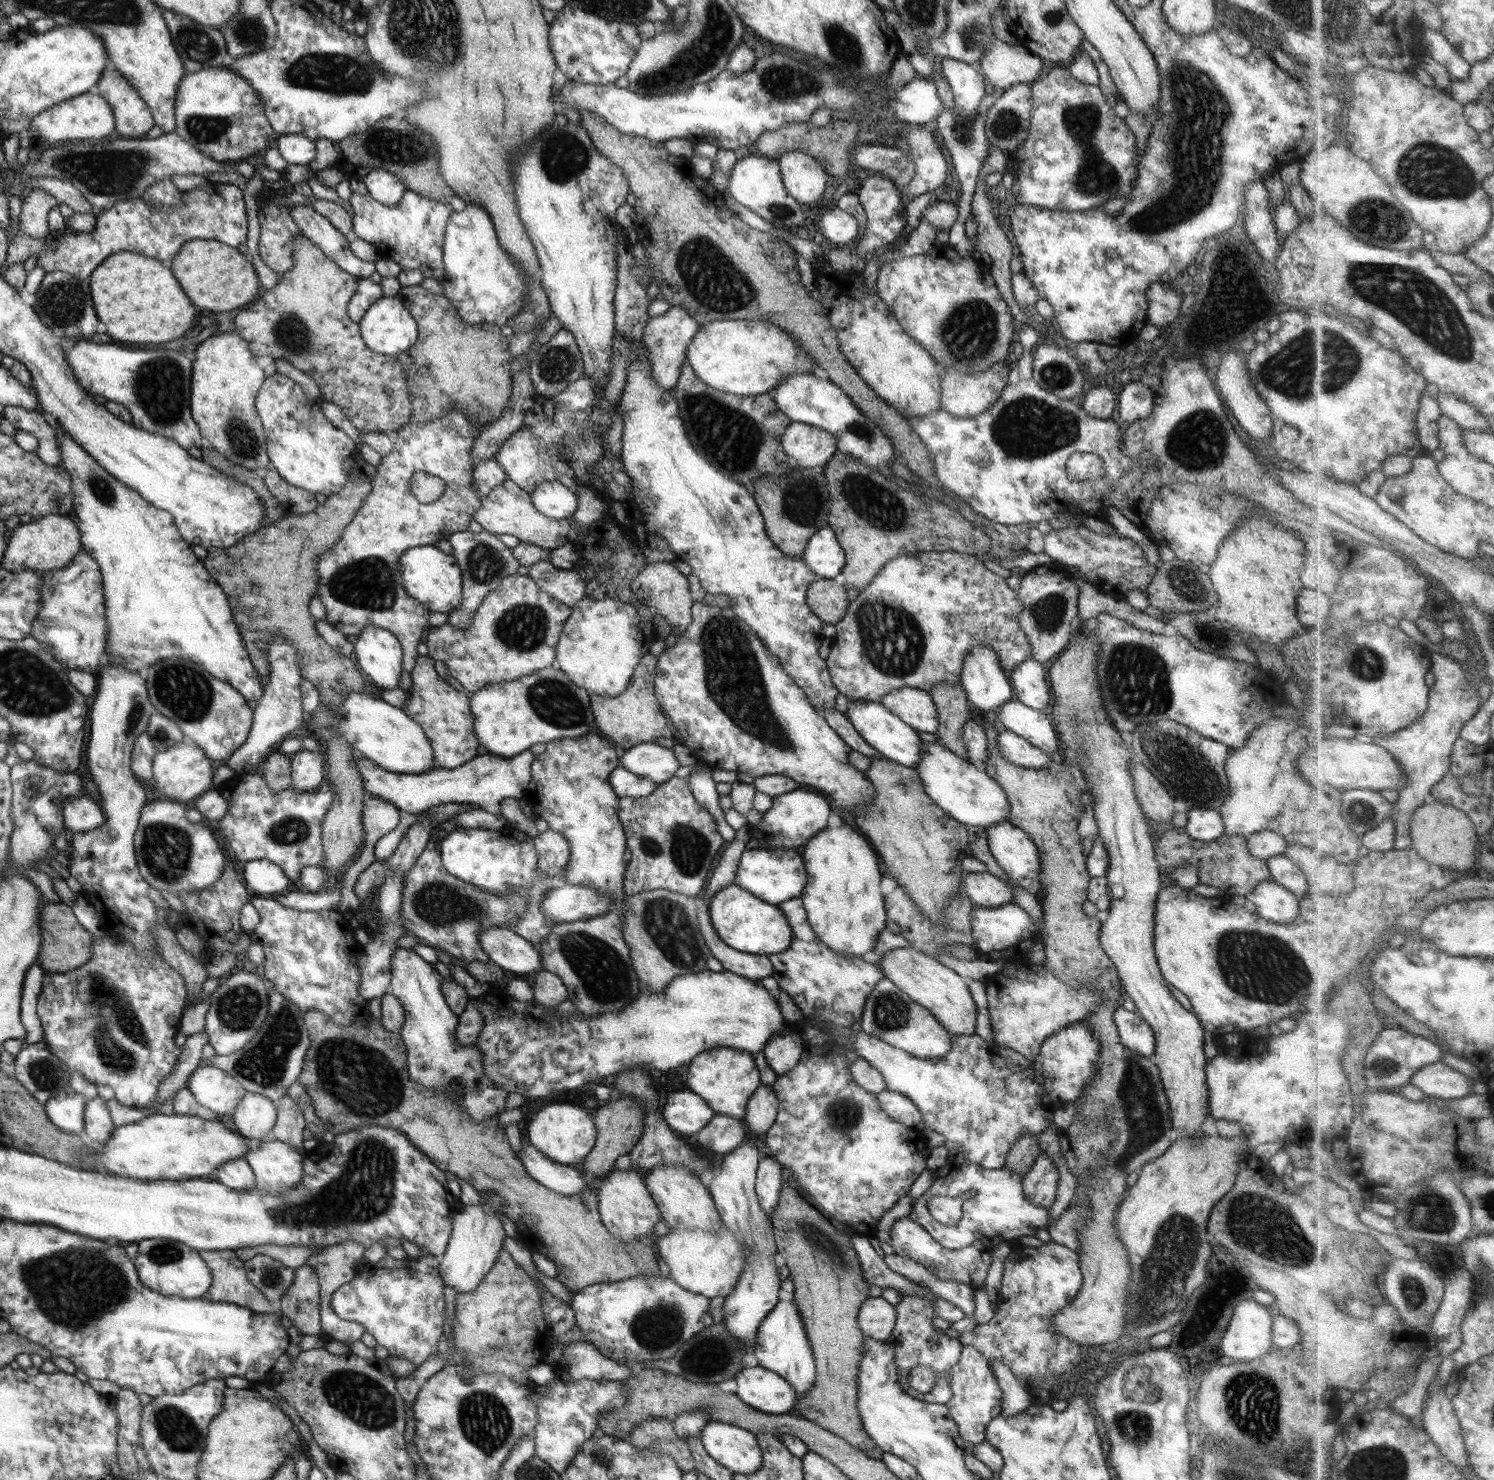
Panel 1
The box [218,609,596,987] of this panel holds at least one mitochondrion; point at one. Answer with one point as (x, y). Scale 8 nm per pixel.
(441, 905)

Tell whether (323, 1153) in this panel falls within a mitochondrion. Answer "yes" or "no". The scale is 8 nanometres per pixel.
yes

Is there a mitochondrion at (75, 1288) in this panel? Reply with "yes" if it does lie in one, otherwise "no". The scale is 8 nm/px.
yes

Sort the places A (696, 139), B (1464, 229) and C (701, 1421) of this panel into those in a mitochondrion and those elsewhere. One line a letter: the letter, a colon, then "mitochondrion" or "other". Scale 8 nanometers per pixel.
A: other
B: other
C: other

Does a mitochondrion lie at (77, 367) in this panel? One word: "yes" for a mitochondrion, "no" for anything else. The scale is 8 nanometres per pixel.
no

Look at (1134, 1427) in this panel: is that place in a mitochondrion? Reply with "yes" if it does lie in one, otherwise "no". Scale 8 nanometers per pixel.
yes

